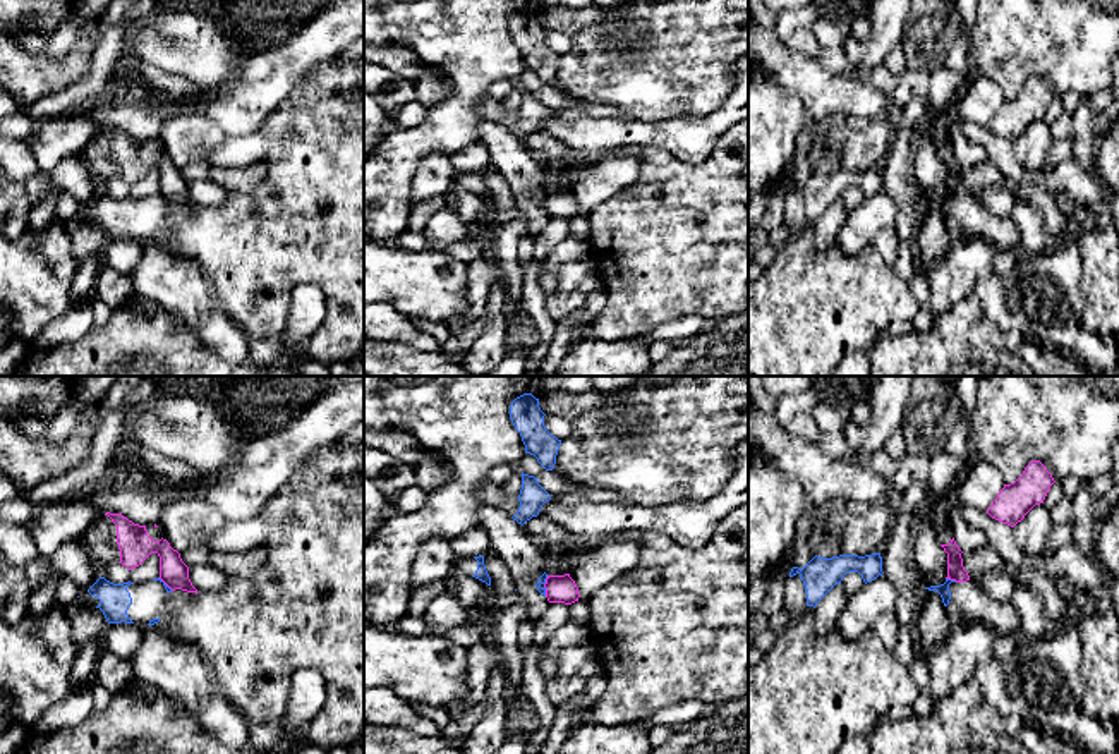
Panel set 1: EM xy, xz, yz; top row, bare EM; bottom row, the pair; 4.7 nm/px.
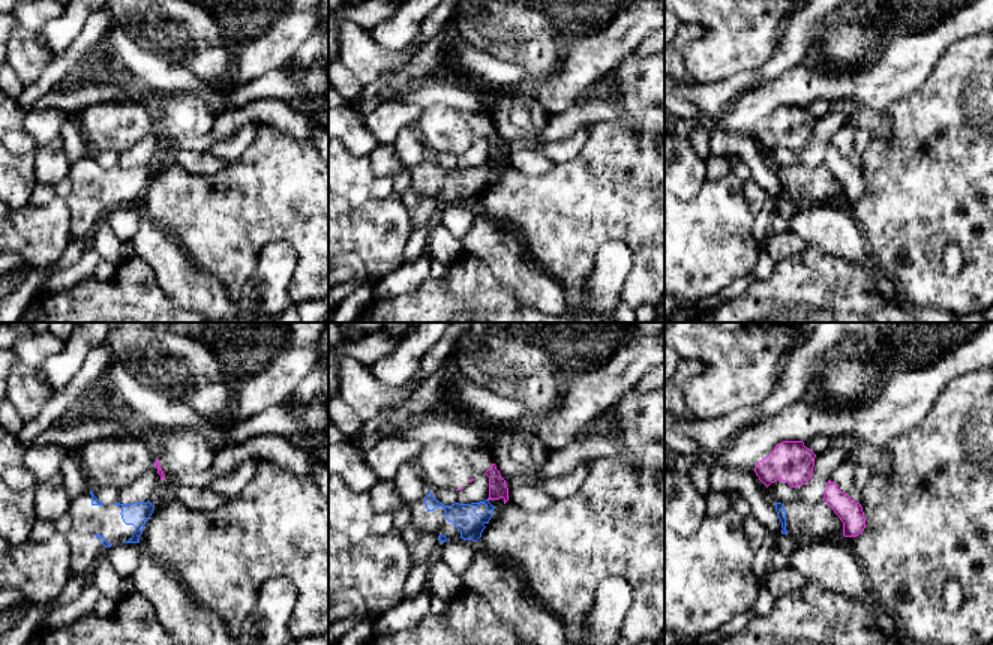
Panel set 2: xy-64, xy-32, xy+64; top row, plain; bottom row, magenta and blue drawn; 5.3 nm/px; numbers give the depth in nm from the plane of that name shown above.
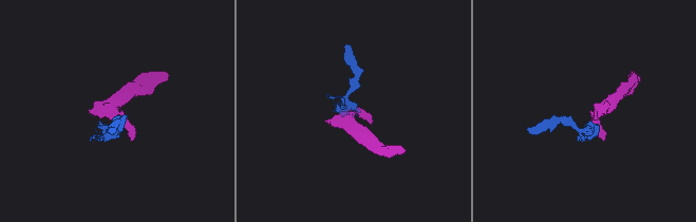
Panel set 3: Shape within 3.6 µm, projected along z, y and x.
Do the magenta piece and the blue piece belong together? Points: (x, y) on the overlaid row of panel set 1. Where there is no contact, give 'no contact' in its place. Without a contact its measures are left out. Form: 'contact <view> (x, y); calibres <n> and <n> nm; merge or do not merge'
contact yz (951, 579); calibres 80 and 60 nm; do not merge

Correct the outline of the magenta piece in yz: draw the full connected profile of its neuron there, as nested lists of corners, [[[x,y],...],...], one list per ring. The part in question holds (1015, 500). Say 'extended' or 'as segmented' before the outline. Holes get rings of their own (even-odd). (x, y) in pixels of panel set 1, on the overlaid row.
as segmented; [[[1031,460],[1014,483],[1004,484],[997,498],[987,508],[987,514],[1014,527],[1035,505],[1043,503],[1054,483],[1045,465],[1040,460]]]

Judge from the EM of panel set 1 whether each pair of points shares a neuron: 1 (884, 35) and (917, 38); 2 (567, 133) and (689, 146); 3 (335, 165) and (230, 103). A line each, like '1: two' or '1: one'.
1: two
2: one
3: two

